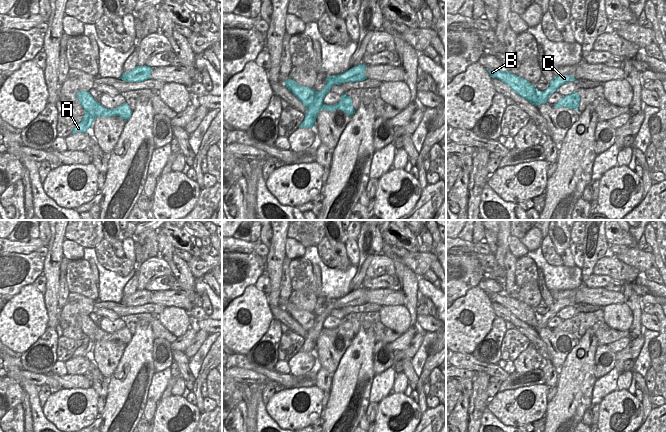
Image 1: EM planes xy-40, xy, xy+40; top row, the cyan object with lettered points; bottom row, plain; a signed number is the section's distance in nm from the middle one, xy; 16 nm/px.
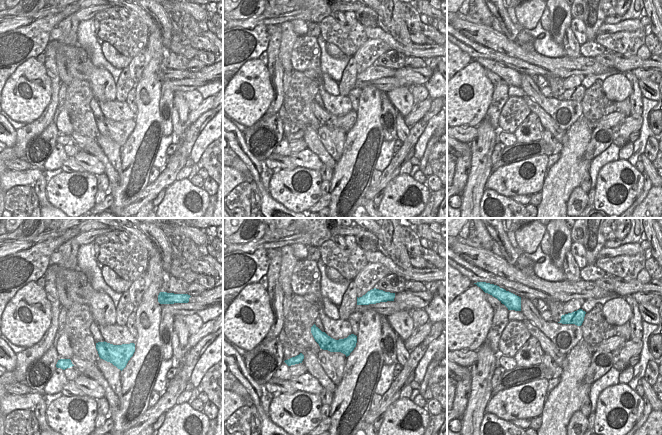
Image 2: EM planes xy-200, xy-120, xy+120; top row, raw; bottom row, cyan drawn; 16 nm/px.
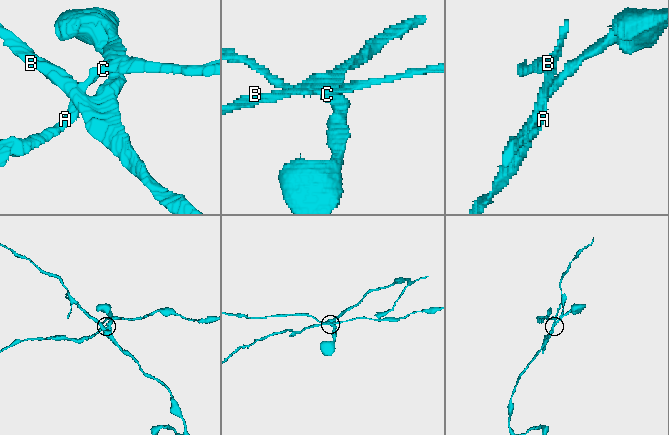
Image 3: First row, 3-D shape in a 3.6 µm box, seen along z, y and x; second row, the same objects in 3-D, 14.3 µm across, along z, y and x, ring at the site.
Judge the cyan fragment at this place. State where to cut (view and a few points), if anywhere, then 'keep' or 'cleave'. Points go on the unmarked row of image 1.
xy (315, 317), (315, 323), (307, 331) | cleave

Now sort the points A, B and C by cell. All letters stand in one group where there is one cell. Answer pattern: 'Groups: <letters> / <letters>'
Groups: A C / B.

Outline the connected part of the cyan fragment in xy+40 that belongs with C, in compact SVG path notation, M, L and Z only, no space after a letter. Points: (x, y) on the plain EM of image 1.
M559 299L559 300L554 300L554 303L550 306L549 311L545 315L538 315L538 326L535 327L534 329L540 329L540 328L545 328L547 327L548 321L557 315L557 313L569 306L569 305L578 305L574 302L574 300L570 299Z

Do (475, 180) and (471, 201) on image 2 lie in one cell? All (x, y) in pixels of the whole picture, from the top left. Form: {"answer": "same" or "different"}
{"answer": "same"}

